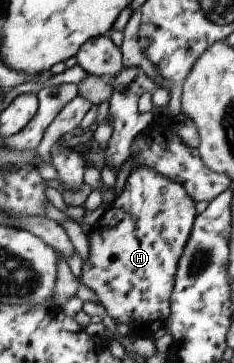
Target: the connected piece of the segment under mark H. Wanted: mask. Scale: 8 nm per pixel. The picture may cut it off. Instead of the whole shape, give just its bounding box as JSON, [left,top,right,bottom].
[78,166,195,340]

